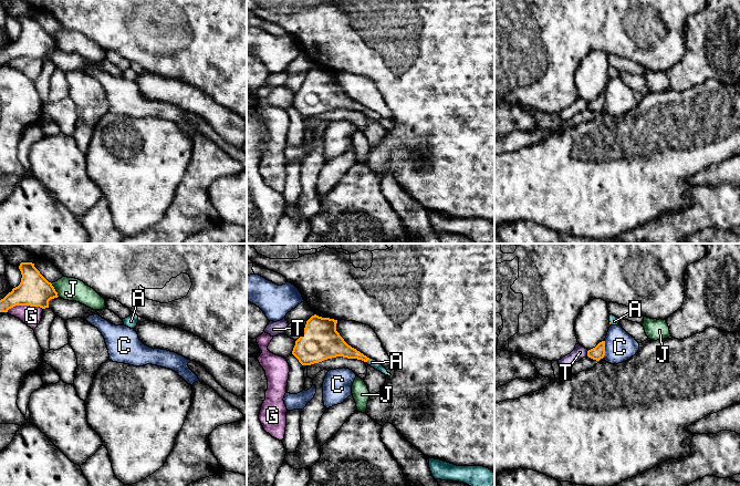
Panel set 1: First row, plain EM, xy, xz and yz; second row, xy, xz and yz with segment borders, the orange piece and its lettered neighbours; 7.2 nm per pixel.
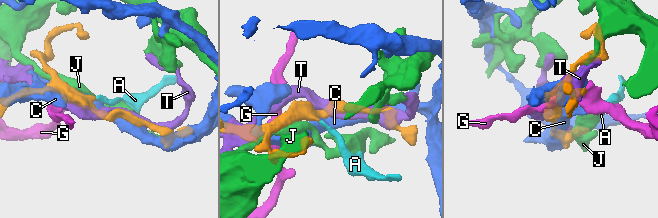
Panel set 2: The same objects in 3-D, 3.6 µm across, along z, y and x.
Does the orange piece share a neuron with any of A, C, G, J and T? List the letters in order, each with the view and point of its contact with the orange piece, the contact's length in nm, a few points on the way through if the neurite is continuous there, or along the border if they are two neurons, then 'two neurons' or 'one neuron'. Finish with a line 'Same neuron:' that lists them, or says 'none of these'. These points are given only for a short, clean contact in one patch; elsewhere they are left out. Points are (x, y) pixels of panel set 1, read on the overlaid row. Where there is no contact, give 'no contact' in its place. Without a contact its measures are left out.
A: xz (367, 360) | 40 nm | across xz (336, 347), (367, 360), (372, 362) | one neuron
C: yz (604, 349) | 120 nm | two neurons
G: xy (24, 304) | 260 nm | two neurons
J: xy (54, 290) | 110 nm | two neurons
T: yz (587, 353) | 50 nm | two neurons
Same neuron: A

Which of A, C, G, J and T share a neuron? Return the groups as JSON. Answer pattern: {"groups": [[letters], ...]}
{"groups": [["A"], ["C"], ["G"], ["J"], ["T"]]}

